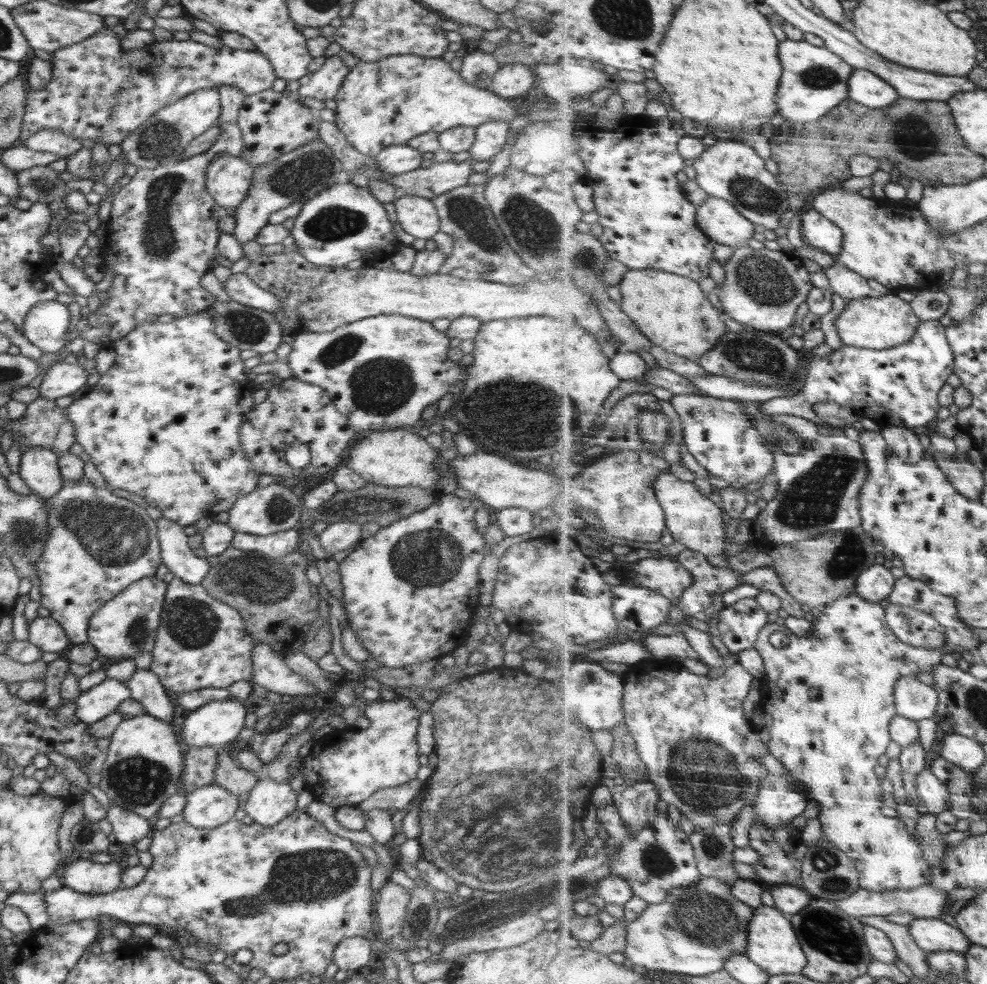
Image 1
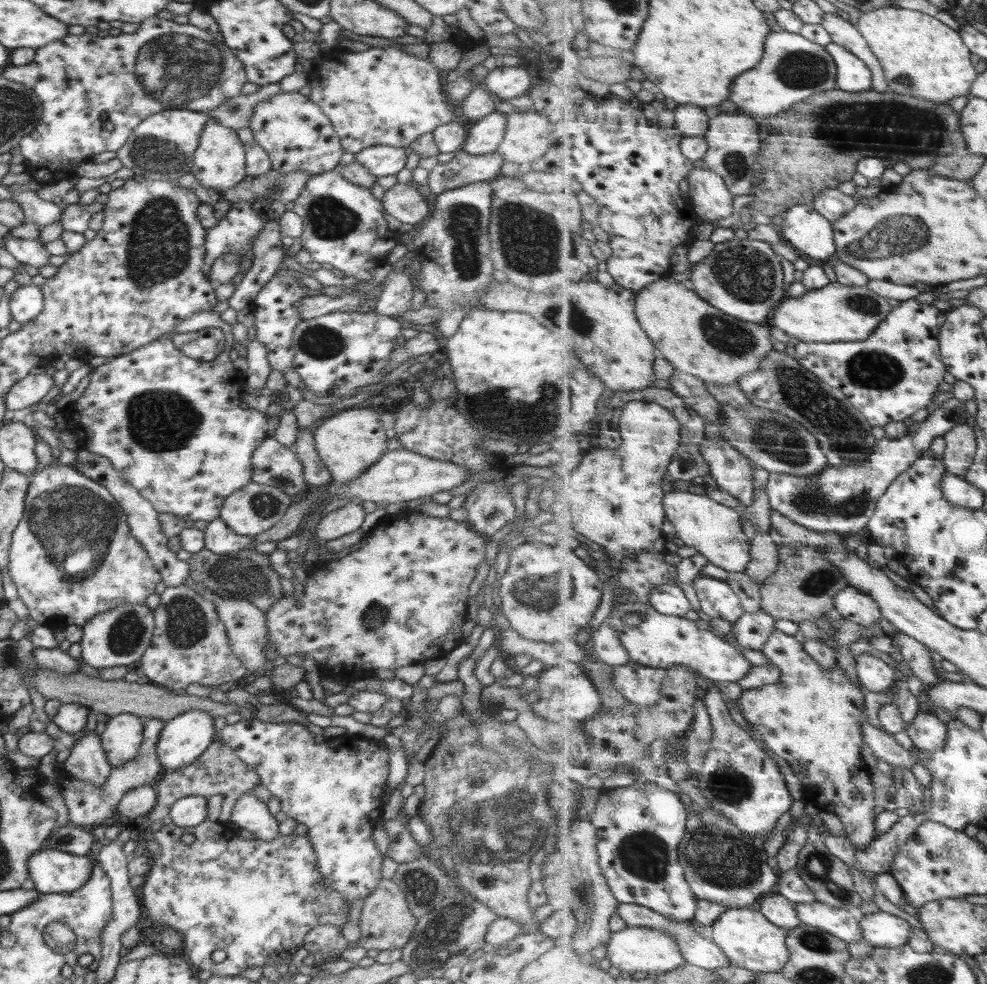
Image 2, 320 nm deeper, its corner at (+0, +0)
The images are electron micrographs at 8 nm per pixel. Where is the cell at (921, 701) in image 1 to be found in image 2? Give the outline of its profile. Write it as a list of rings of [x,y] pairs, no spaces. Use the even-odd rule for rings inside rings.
[[[869,653],[856,656],[857,674],[862,685],[872,692],[888,692],[896,686],[896,670]]]

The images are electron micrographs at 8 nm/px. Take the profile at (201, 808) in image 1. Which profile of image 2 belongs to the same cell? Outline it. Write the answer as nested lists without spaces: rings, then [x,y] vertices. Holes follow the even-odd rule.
[[[186,796],[174,802],[169,816],[178,827],[196,827],[208,818],[208,799],[202,796]]]

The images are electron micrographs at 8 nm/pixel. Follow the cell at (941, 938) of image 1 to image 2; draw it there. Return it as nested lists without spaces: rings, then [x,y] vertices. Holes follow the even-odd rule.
[[[878,911],[861,917],[864,939],[874,947],[902,947],[914,936],[908,920],[890,912]]]

